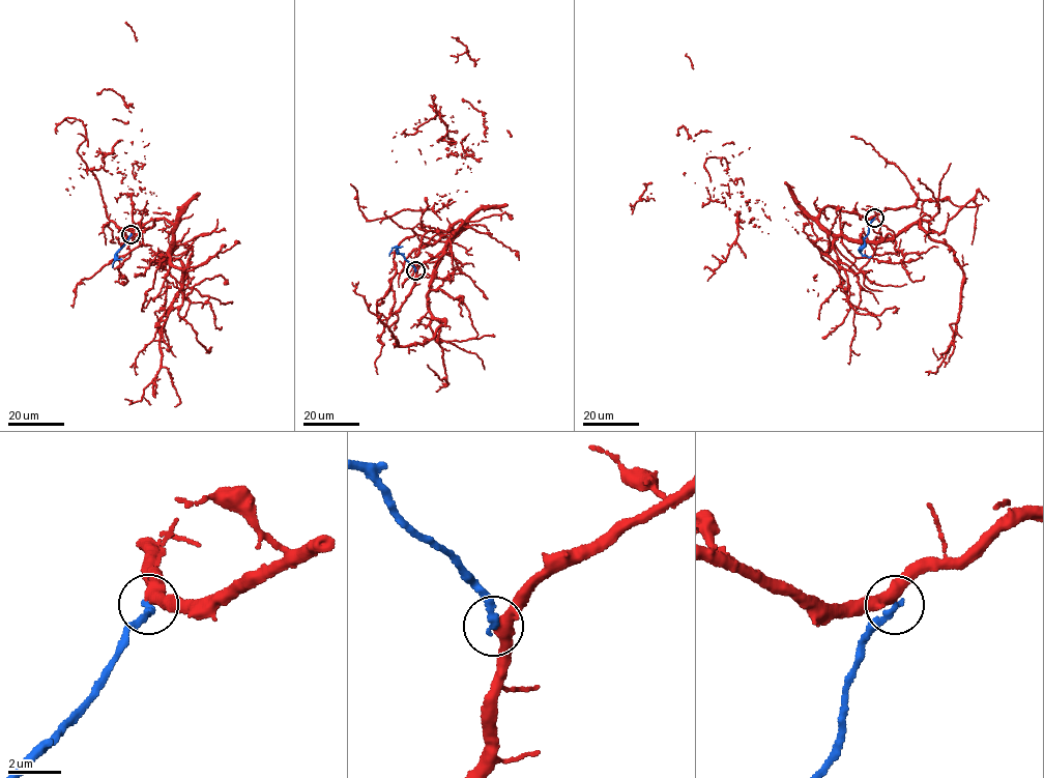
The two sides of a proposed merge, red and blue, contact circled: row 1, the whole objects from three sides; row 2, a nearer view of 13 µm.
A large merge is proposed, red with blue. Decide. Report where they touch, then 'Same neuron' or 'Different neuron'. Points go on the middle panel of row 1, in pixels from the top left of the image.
Place: (415, 270). Different neuron

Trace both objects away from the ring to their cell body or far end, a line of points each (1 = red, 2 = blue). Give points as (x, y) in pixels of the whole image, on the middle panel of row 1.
1: (415, 270), (467, 226), (450, 231), (435, 212), (467, 191), (462, 154), (486, 128), (476, 109), (508, 132)
2: (415, 270), (395, 247), (389, 256)

